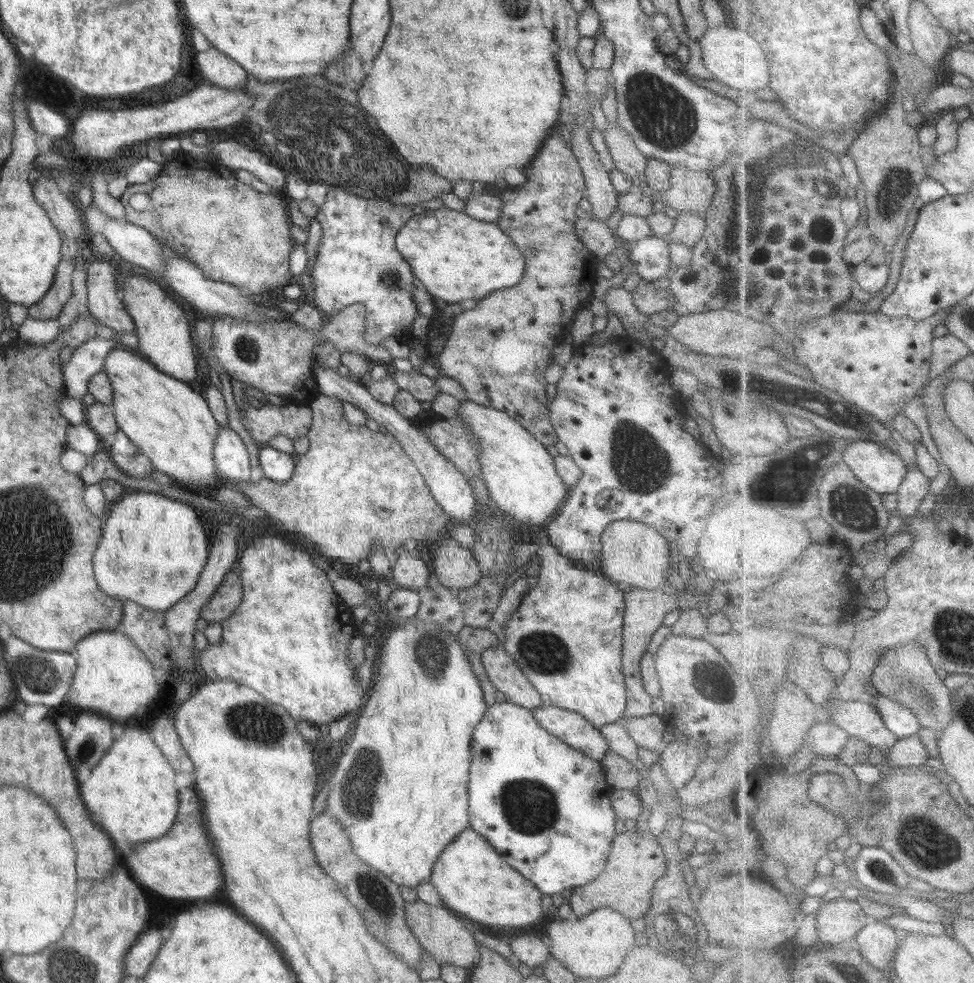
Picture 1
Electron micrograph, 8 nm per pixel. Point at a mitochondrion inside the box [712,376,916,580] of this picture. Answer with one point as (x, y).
(855, 510)

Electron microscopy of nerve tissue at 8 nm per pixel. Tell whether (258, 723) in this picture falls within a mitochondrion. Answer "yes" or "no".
yes

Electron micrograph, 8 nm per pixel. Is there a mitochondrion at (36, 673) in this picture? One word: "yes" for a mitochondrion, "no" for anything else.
yes

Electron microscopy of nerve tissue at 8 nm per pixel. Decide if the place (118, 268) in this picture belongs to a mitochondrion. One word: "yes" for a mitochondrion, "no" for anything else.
no

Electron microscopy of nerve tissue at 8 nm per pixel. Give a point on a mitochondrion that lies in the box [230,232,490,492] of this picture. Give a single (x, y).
(393, 281)

